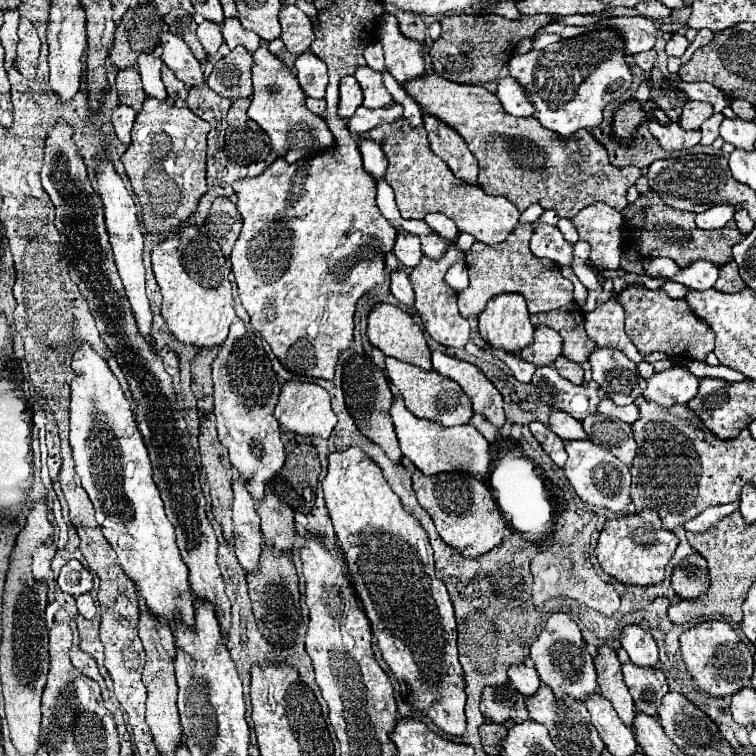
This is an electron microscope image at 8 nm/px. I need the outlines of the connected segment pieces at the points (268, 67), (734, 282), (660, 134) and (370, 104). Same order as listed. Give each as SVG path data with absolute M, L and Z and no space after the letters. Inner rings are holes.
M266 42L260 44L260 48L252 54L252 80L254 80L254 96L252 104L248 108L248 116L262 126L262 130L270 136L272 148L278 156L284 156L286 162L296 162L300 158L308 158L316 154L318 150L330 148L334 144L334 138L330 136L330 130L324 122L324 118L318 118L306 108L306 96L296 80L296 76L290 72L290 68L278 60L270 50L266 48Z
M734 260L720 266L720 276L718 276L714 288L720 292L738 292L738 290L746 288L744 280L738 274L738 264Z
M650 120L648 130L658 140L658 144L668 152L672 152L672 150L688 150L688 148L700 144L700 132L698 130L686 132L676 122L672 122L668 126L662 126L656 120Z
M364 66L364 68L358 68L354 76L362 86L366 108L384 108L392 102L392 96L382 82L382 72L376 72L370 66Z

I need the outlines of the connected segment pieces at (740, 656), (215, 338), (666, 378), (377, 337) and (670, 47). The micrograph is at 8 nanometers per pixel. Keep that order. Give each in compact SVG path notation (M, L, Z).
M710 620L696 624L680 634L680 648L688 672L698 682L700 690L716 698L726 698L744 686L750 686L754 660L748 646L740 640L738 632L724 620Z
M186 226L164 242L156 244L152 254L152 268L160 292L164 296L162 316L170 332L184 344L198 348L222 346L234 314L230 268L222 256L220 246L210 240L200 228Z
M672 366L664 372L652 374L646 384L648 386L642 396L660 406L686 404L696 396L698 390L698 378L690 374L686 366Z
M374 304L374 308L368 314L366 334L368 334L368 340L372 342L372 346L380 348L386 356L398 358L398 360L408 362L408 364L416 364L416 366L420 366L424 370L432 368L430 350L428 350L426 338L424 338L424 330L400 306L394 306L394 304Z
M678 32L672 34L672 38L670 38L668 44L666 44L668 56L684 56L686 48L688 48L688 40L686 40L682 34L678 34Z

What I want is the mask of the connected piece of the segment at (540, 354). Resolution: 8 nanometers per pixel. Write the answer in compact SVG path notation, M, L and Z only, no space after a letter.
M538 326L534 332L534 340L530 342L530 346L526 346L520 356L526 362L532 362L536 366L548 366L552 364L558 356L562 354L562 338L556 330L552 330L550 326Z

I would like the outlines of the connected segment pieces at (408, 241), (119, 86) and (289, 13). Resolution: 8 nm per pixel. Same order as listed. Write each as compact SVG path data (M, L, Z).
M398 228L398 236L396 236L396 242L394 242L392 252L402 262L402 266L414 268L420 262L420 258L422 258L420 238L416 234L406 232L404 228Z
M126 68L116 74L116 90L122 104L132 106L136 112L140 112L142 102L146 100L146 94L142 90L142 82L138 78L136 68Z
M284 6L280 10L282 36L280 40L292 54L302 54L314 42L314 30L310 18L298 6Z

